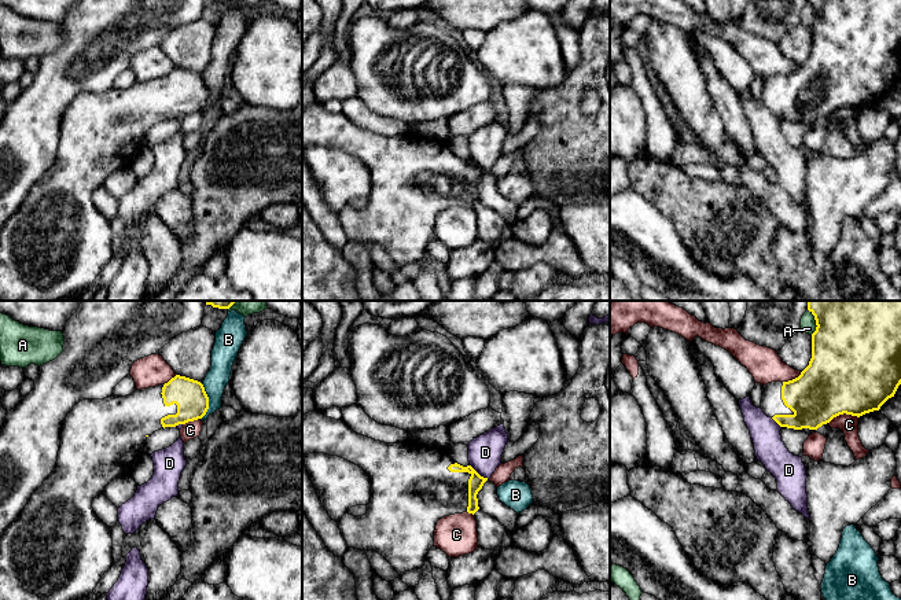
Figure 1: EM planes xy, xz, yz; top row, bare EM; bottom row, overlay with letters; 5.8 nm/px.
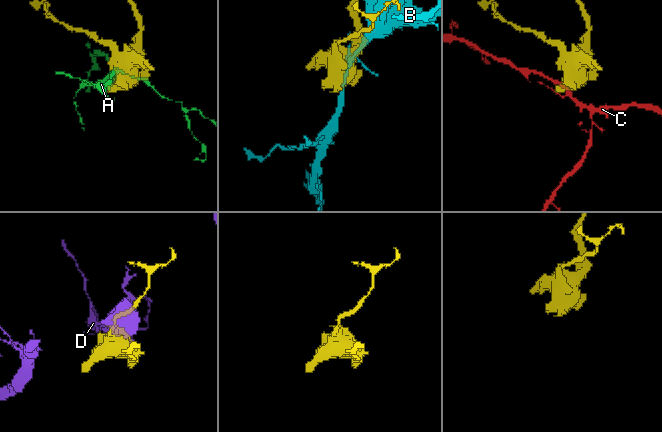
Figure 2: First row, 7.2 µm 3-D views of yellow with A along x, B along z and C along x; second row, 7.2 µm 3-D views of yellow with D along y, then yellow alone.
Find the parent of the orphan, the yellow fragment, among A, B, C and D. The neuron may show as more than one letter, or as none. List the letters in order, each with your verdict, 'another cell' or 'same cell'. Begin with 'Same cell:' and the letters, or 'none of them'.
Same cell: none of them
A: another cell
B: another cell
C: another cell
D: another cell

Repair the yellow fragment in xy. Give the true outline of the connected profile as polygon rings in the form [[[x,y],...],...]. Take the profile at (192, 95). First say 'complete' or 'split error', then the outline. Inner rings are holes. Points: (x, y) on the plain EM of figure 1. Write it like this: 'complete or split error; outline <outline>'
split error; outline [[[176,67],[168,76],[155,80],[135,82],[130,88],[118,89],[111,86],[103,92],[82,92],[73,99],[65,110],[60,119],[60,139],[58,154],[52,165],[43,177],[32,187],[30,192],[18,207],[18,210],[7,220],[0,231],[0,301],[59,301],[74,292],[82,291],[93,284],[102,268],[114,257],[113,231],[107,217],[104,217],[93,205],[92,194],[96,188],[103,187],[104,180],[114,172],[130,166],[139,147],[144,144],[144,135],[148,128],[165,119],[176,119],[202,111],[209,102],[209,89],[201,74]]]

